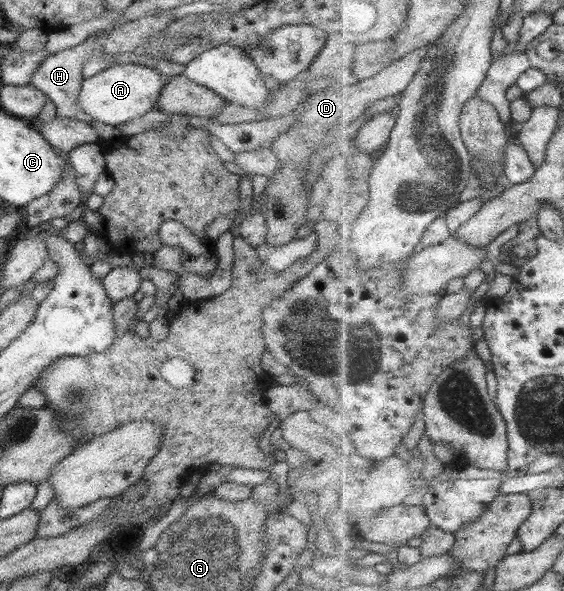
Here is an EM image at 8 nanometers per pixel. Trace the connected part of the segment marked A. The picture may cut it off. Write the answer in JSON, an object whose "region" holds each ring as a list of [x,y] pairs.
{"region":[[[114,64],[113,67],[103,69],[93,77],[83,78],[78,107],[91,120],[119,127],[122,123],[158,109],[156,104],[159,102],[159,94],[169,80],[171,75],[166,75],[147,65]]]}

